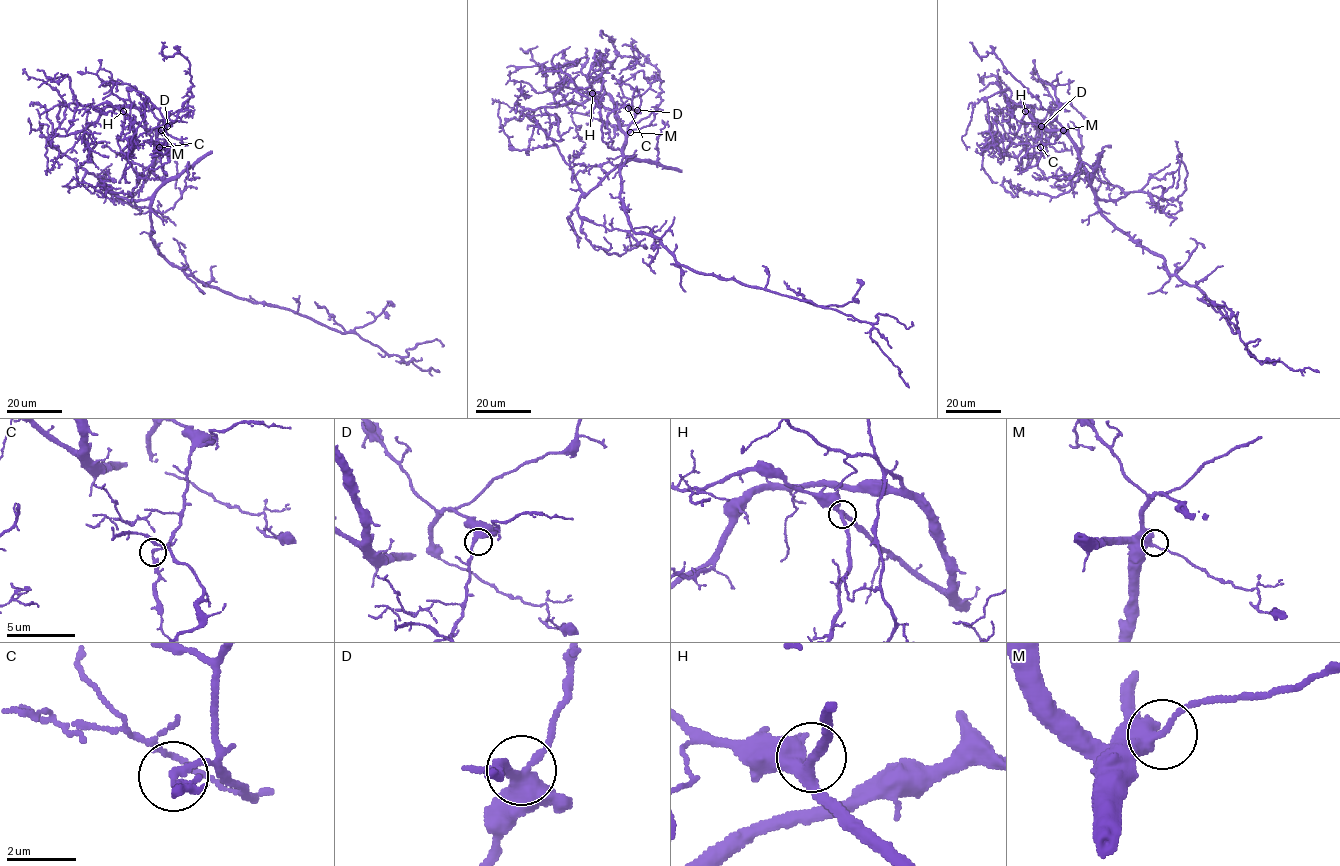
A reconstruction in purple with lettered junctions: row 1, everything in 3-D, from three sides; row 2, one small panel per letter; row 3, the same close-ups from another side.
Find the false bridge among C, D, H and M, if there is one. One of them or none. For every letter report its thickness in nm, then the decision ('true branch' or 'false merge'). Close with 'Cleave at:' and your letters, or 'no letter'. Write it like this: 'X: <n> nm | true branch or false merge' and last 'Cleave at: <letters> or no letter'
C: 220 nm | false merge
D: 280 nm | true branch
H: 280 nm | true branch
M: 400 nm | true branch
Cleave at: C

